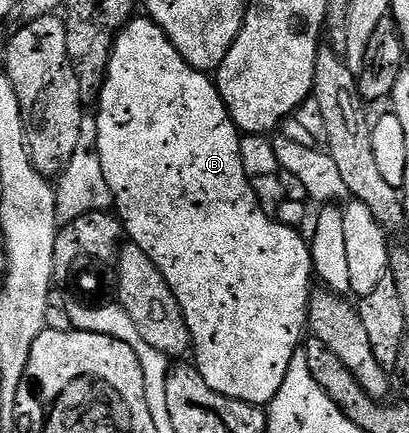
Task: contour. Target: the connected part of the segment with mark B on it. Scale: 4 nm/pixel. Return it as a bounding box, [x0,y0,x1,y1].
[95,16,315,406]

